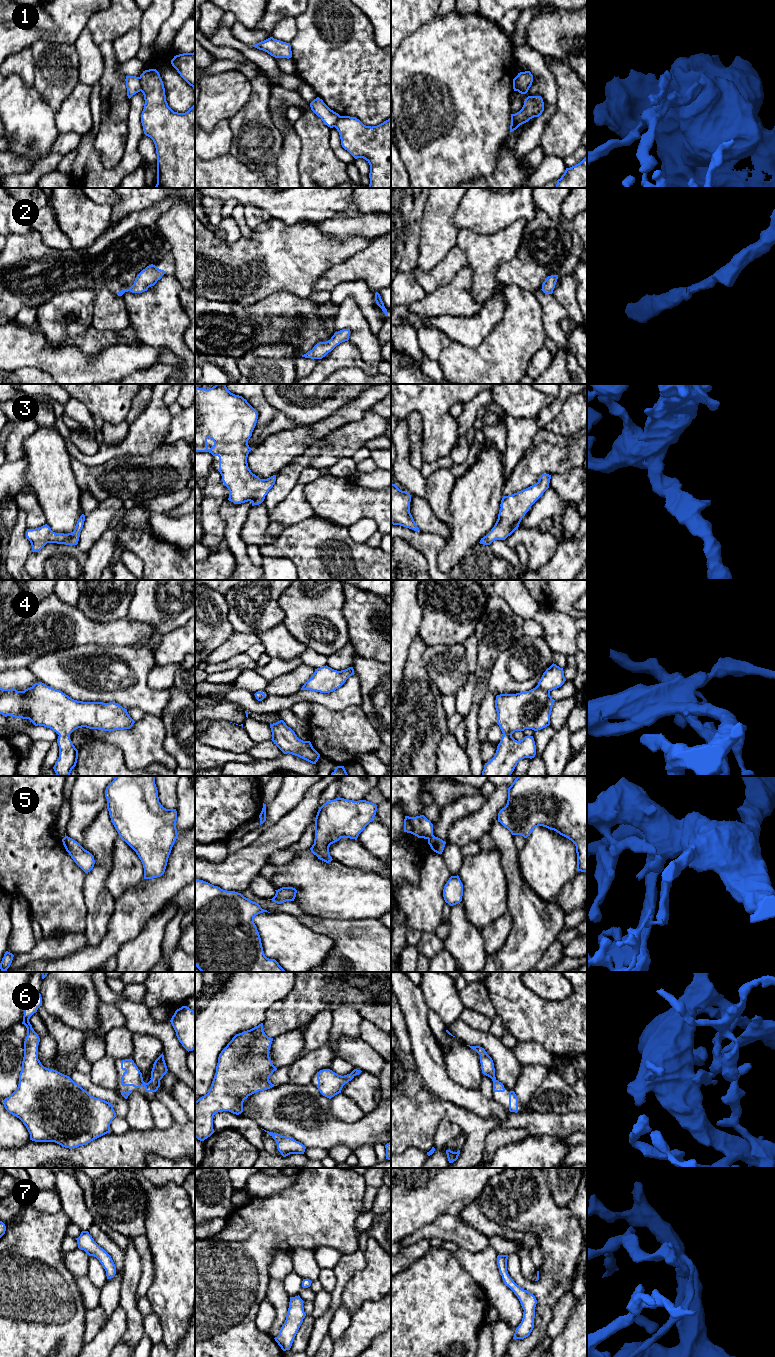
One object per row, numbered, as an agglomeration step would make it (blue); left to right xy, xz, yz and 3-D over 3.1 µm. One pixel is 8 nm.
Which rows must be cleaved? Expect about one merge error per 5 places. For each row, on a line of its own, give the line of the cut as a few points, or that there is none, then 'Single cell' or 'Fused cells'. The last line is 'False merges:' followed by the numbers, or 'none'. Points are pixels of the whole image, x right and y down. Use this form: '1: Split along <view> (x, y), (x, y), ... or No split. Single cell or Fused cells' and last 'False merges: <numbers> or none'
1: Split along xy (139, 77), (141, 90). Fused cells
2: No split. Single cell
3: No split. Single cell
4: No split. Single cell
5: Split along yz (433, 835), (428, 839). Fused cells
6: No split. Single cell
7: No split. Single cell
False merges: 1, 5

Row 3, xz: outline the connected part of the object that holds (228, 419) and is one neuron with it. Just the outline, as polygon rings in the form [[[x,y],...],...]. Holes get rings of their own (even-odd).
[[[225,384],[212,388],[195,388],[195,452],[209,452],[219,457],[219,469],[229,490],[228,500],[234,504],[250,501],[261,504],[276,481],[276,475],[260,479],[248,467],[247,457],[252,450],[248,440],[256,426],[257,411],[242,396],[231,393]]]

